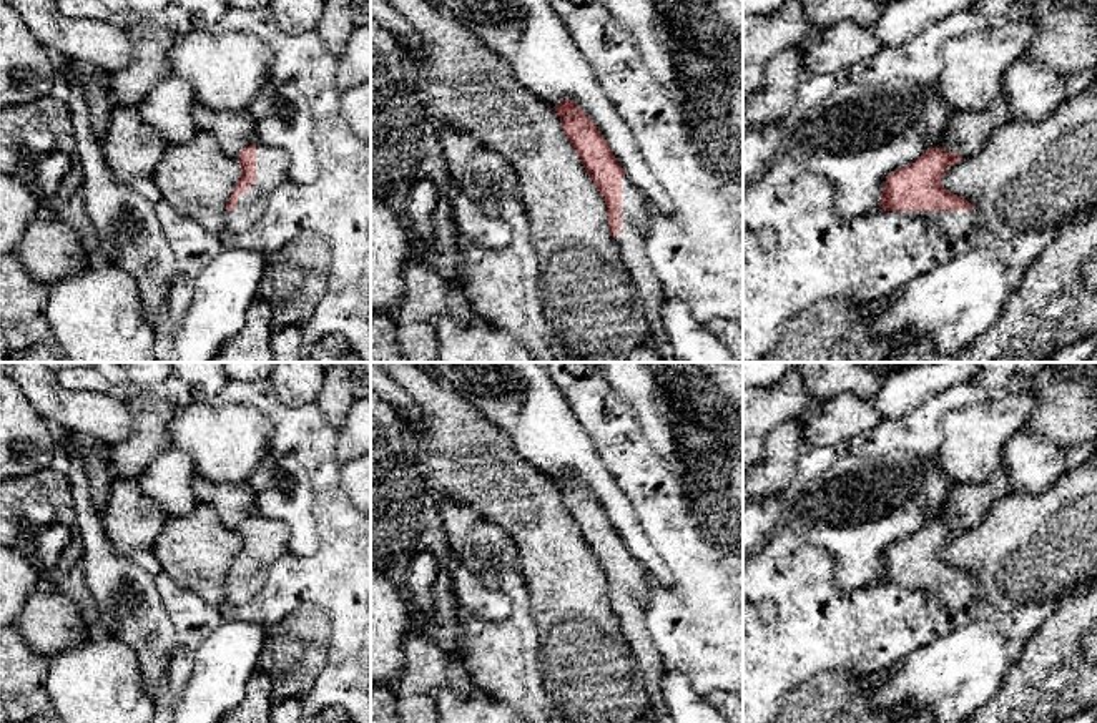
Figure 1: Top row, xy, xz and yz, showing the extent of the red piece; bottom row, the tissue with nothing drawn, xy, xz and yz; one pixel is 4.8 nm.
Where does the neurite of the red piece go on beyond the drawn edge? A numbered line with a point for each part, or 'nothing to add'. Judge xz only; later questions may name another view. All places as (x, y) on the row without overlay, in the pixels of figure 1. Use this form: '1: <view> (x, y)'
1: xz (635, 595)

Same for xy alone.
1: xy (273, 536)

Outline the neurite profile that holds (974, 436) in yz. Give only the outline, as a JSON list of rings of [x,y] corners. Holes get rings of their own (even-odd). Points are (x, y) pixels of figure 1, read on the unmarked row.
[[[1029,391],[996,396],[947,411],[941,417],[942,444],[937,462],[957,484],[982,484],[1001,469],[1011,437],[1024,429],[1036,409]]]

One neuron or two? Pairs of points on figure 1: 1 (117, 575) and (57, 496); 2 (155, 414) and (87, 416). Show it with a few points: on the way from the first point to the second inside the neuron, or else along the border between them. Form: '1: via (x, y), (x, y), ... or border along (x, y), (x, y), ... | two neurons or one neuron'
1: border along (68, 482), (78, 526) | two neurons
2: border along (125, 401), (130, 411), (132, 432), (112, 446) | two neurons

